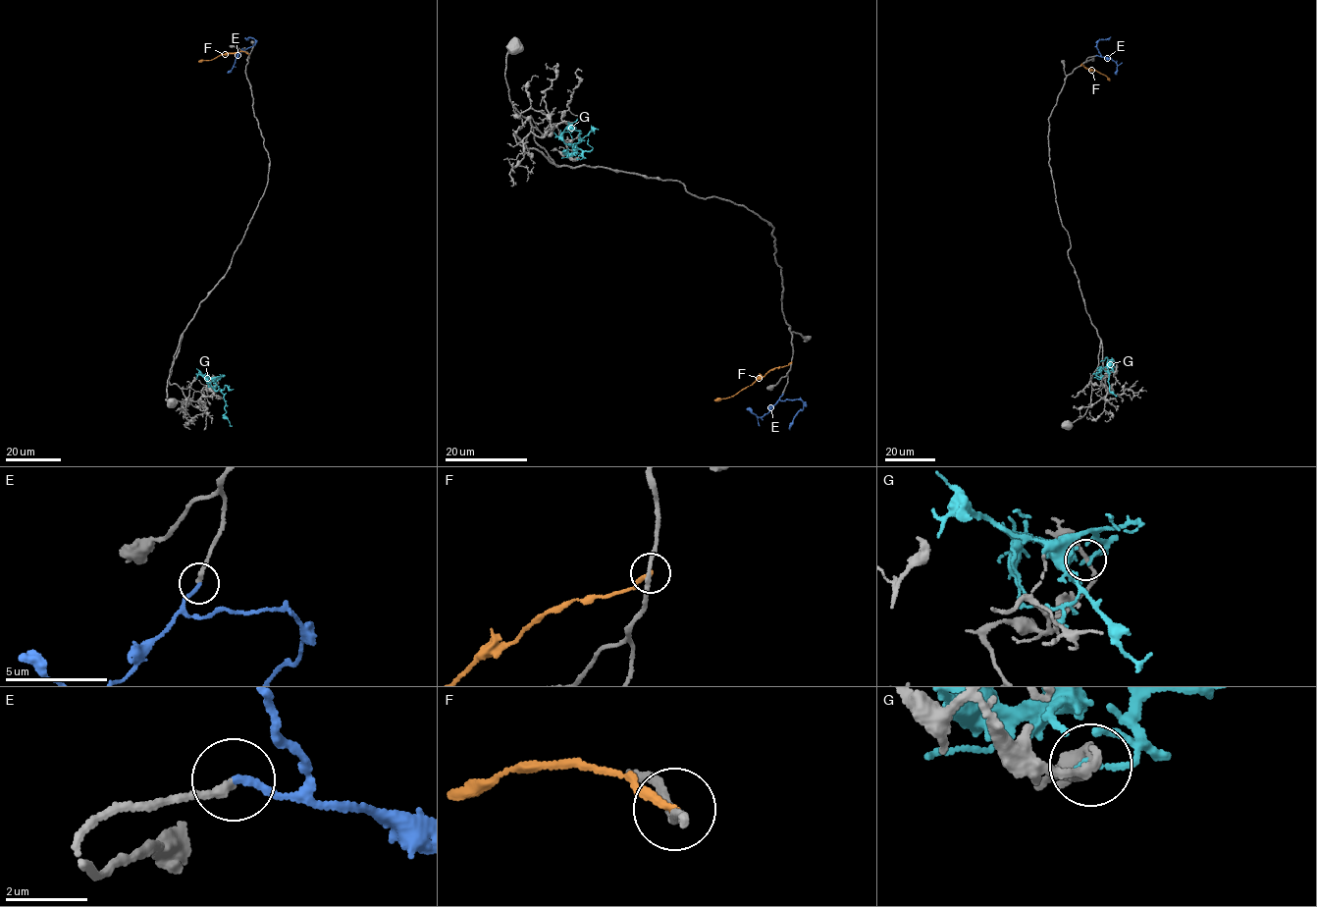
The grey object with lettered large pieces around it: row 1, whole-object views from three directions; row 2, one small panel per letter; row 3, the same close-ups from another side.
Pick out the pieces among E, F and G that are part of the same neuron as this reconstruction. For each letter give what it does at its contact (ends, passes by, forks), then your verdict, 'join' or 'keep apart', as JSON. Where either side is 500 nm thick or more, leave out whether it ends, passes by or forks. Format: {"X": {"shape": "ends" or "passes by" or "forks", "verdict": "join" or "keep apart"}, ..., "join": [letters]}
{"E": {"shape": "ends", "verdict": "join"}, "F": {"shape": "ends", "verdict": "keep apart"}, "G": {"shape": "ends", "verdict": "keep apart"}, "join": ["E"]}

